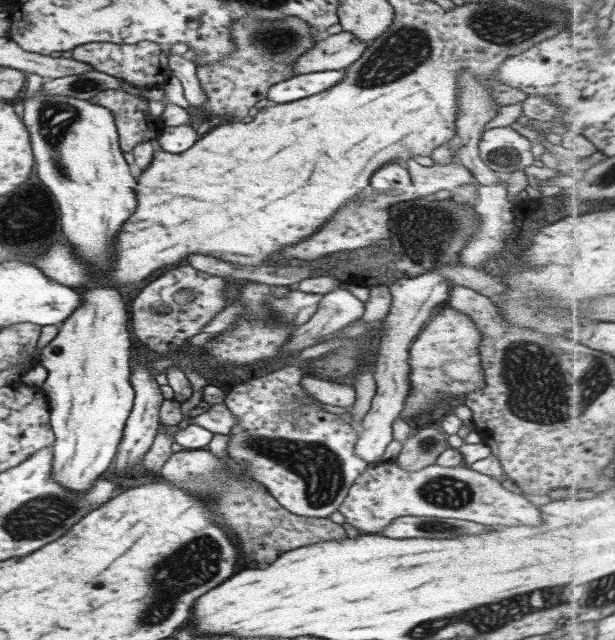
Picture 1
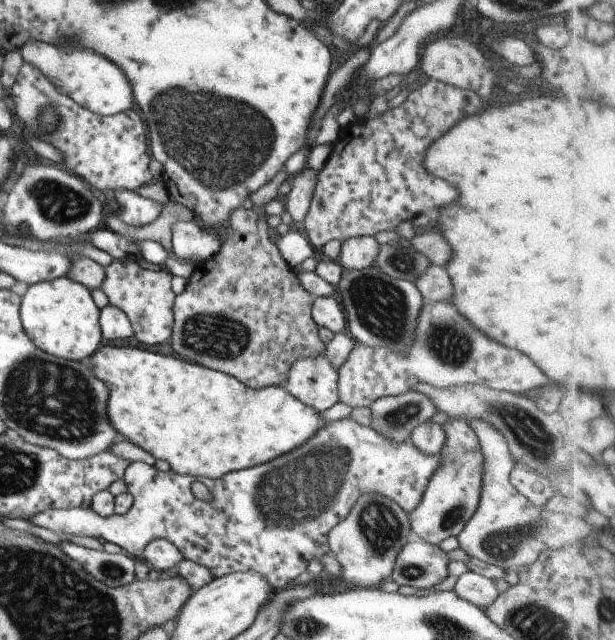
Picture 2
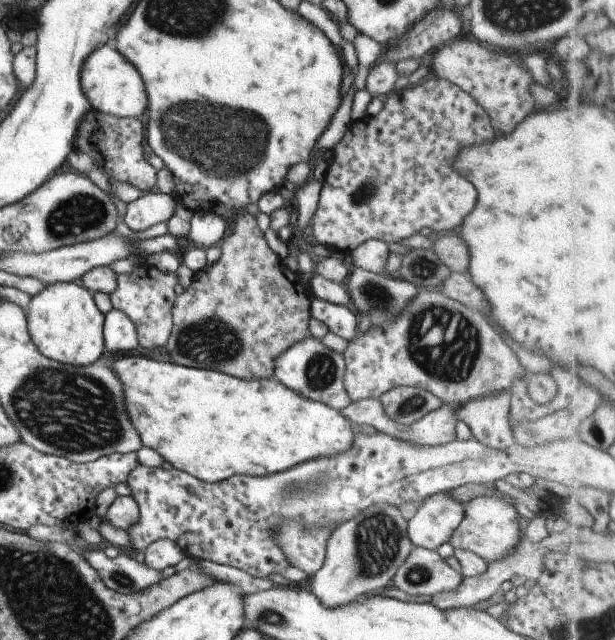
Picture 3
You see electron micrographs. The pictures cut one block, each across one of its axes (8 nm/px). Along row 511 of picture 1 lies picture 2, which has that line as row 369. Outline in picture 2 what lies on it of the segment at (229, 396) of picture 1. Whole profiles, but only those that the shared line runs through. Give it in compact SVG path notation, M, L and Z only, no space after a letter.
M323 354L297 358L289 364L284 389L305 406L323 412L339 401L338 372Z

